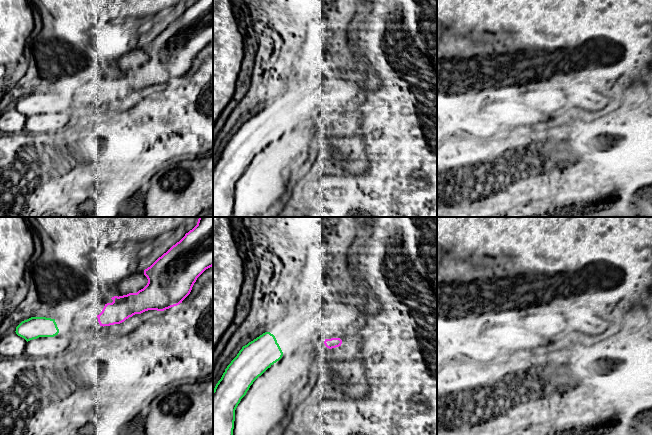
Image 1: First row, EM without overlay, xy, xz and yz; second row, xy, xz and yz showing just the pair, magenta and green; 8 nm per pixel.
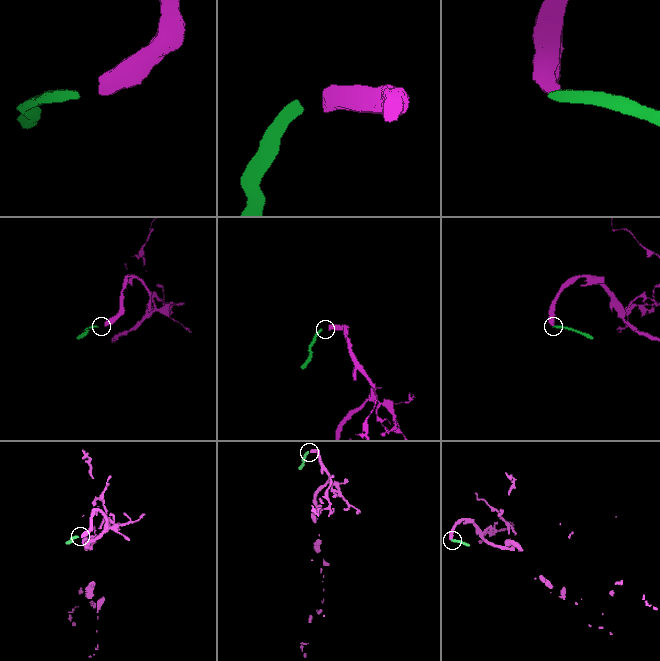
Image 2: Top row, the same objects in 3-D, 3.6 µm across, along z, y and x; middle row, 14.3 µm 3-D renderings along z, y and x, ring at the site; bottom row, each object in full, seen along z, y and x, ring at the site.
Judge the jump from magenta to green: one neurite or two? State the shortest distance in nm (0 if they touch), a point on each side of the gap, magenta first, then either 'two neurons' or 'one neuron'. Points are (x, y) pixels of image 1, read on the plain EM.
320 nm apart; from magenta across xy (98, 97), (58, 105); two neurons

